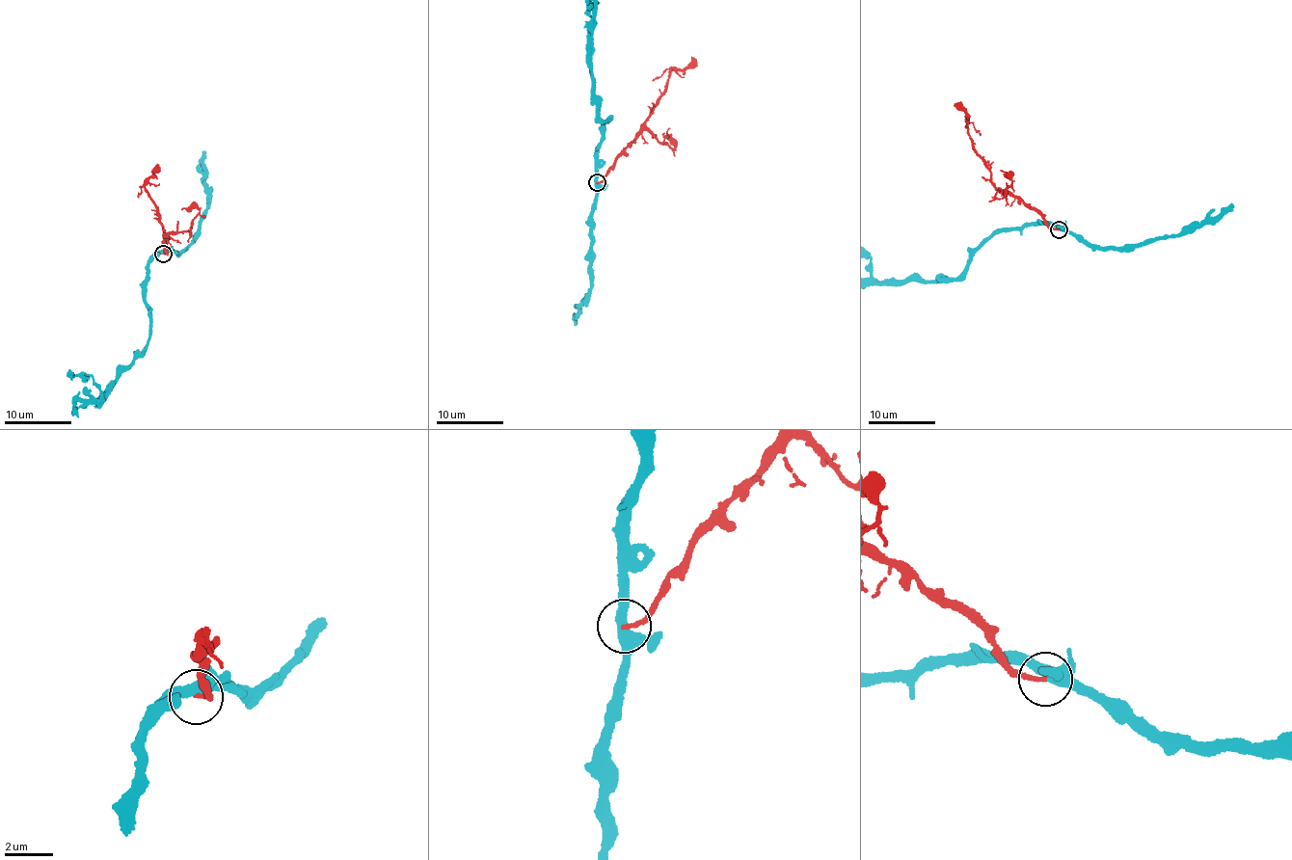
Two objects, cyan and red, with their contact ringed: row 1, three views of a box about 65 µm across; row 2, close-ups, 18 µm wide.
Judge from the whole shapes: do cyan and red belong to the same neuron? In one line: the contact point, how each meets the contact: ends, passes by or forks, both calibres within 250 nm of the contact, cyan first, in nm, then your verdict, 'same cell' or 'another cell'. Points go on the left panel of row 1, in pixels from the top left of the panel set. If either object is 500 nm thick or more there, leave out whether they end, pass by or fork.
at (163, 254); cyan passes by; red ends there; 480 nm thick on the cyan side, 180 nm on the other; another cell

